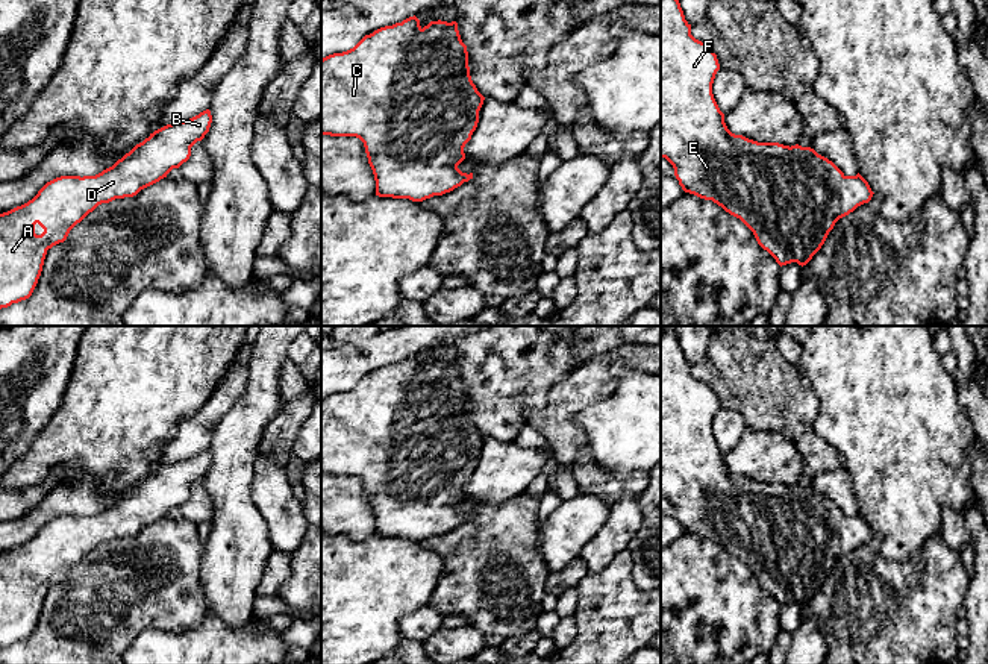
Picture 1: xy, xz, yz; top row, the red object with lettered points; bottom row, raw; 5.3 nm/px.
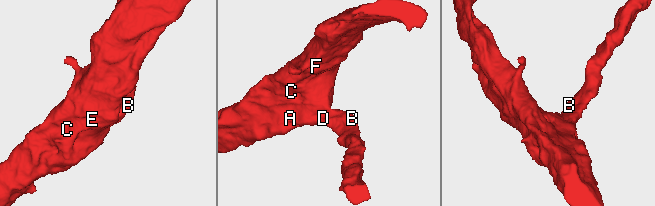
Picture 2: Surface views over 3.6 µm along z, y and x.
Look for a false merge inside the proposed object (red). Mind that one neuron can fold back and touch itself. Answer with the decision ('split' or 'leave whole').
leave whole

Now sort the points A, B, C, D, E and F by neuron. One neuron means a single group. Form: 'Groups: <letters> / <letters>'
Groups: A B C D E F

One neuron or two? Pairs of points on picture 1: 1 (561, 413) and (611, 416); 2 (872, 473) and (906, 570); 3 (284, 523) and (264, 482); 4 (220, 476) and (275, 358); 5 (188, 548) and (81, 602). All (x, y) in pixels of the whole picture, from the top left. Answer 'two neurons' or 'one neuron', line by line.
1: two neurons
2: two neurons
3: one neuron
4: one neuron
5: one neuron

